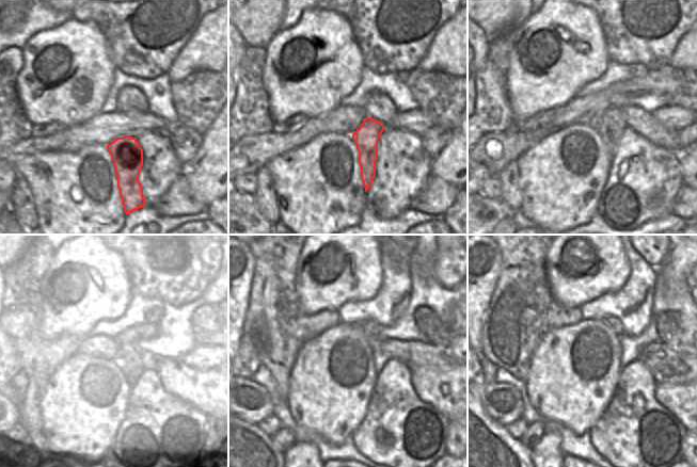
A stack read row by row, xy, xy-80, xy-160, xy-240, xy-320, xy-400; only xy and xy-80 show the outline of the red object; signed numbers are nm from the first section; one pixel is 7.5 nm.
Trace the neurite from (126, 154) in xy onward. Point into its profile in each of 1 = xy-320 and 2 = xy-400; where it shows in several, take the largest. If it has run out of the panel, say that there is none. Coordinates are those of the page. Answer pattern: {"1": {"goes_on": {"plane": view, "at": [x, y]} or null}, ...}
{"1": {"goes_on": {"plane": "xy-320", "at": [371, 328]}}, "2": {"goes_on": {"plane": "xy-400", "at": [613, 322]}}}

